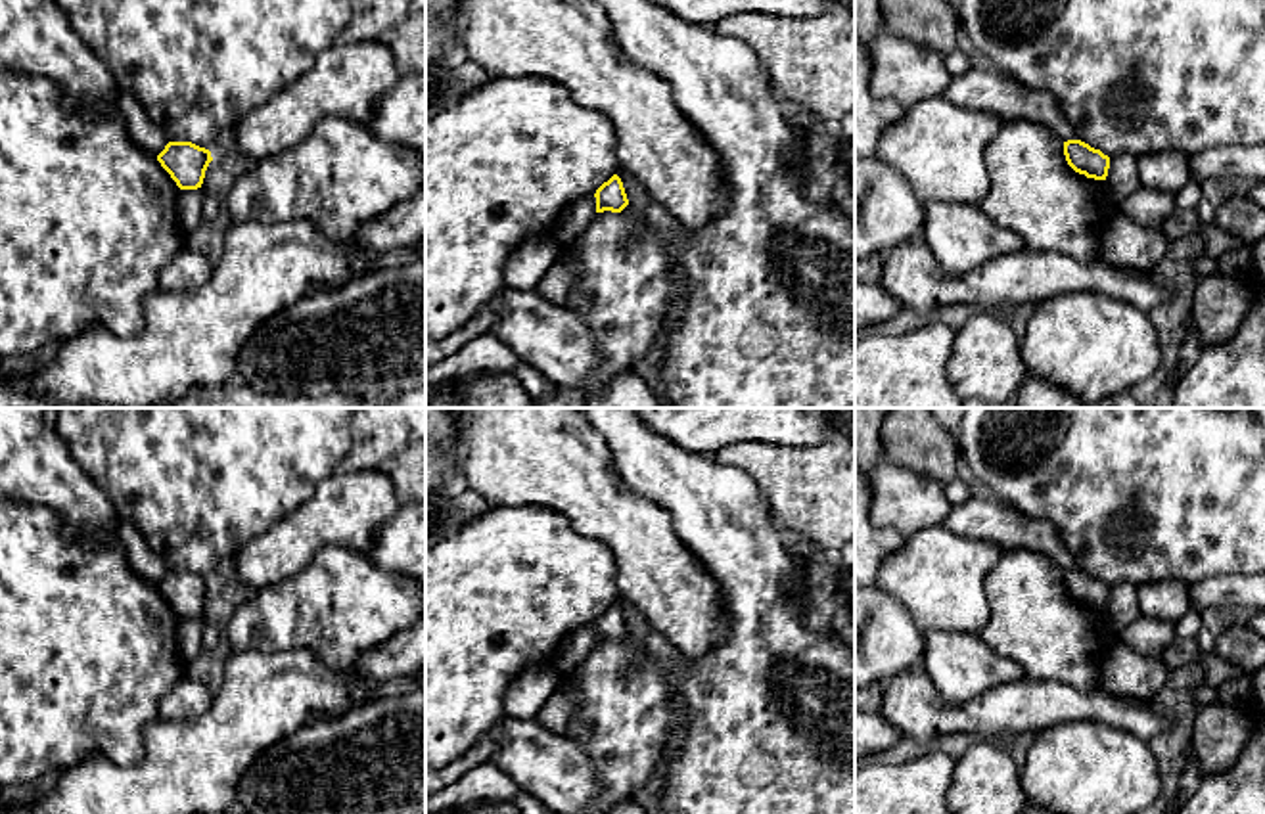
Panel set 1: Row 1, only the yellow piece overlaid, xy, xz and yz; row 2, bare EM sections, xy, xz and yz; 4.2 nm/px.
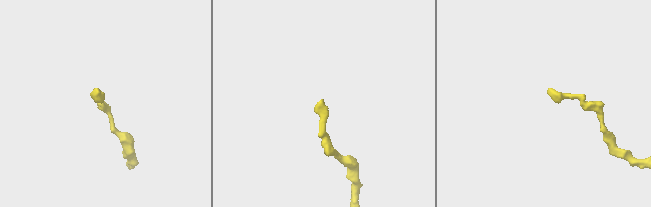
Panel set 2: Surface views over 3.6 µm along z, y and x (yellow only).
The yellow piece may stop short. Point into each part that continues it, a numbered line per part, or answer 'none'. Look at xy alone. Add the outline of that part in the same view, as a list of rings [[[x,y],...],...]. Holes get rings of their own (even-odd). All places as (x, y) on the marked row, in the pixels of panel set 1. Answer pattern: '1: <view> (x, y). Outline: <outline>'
none

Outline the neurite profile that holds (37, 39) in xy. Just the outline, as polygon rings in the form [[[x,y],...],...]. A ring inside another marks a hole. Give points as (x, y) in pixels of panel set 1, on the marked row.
[[[0,0],[0,71],[42,77],[63,92],[67,111],[94,113],[100,102],[119,105],[119,84],[73,31],[56,0]]]

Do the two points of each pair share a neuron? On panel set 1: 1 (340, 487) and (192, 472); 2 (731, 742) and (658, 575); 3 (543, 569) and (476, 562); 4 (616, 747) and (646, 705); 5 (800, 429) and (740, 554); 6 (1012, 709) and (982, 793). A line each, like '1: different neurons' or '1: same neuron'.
1: different neurons
2: different neurons
3: same neuron
4: same neuron
5: different neurons
6: different neurons

